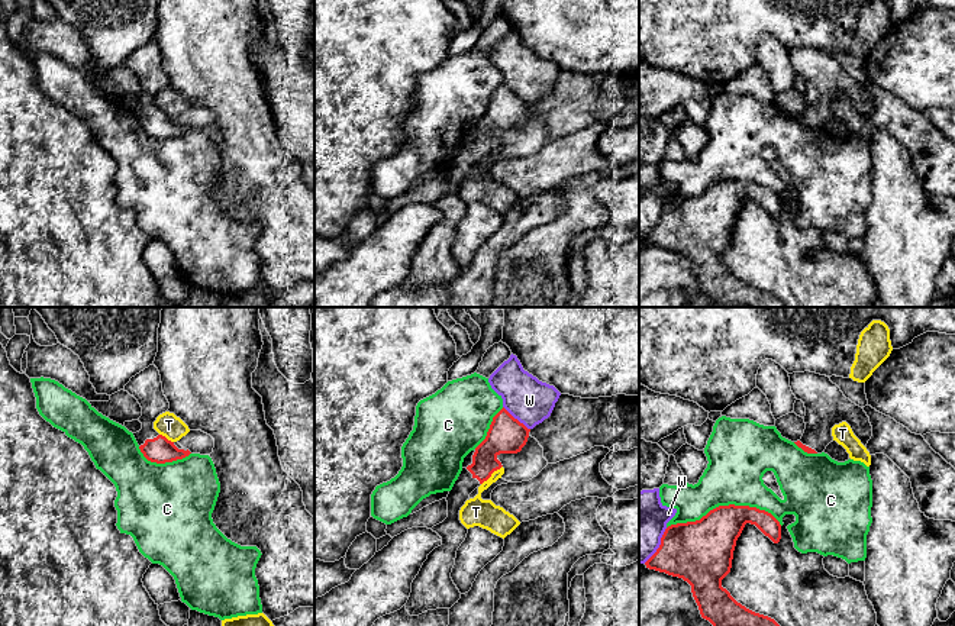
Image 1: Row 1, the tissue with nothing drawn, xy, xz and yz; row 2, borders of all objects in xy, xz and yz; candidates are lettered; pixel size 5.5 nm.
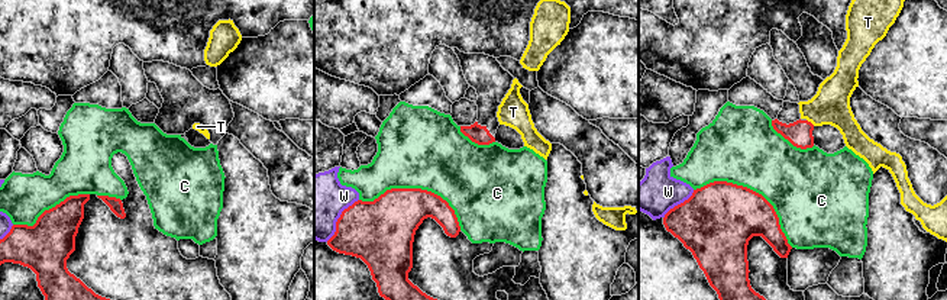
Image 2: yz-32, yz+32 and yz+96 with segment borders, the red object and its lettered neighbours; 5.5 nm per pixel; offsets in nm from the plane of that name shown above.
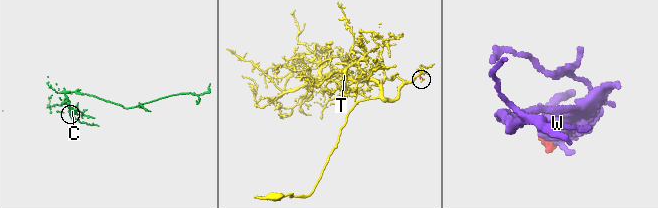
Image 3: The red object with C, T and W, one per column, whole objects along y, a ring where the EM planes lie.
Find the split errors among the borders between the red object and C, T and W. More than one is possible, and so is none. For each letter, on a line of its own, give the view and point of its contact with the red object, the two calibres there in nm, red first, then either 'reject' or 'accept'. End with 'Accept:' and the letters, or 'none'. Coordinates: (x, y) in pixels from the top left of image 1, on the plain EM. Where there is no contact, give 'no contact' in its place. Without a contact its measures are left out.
C: meets red in yz at (723, 181); 300 nm thick on the red side, 320 nm on the other; reject
T: meets red in xz at (491, 148); 200 nm thick on the red side, 160 nm on the other; reject
W: meets red in xz at (516, 94); 200 nm thick on the red side, 260 nm on the other; reject
Accept: none

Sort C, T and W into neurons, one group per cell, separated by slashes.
C / T / W

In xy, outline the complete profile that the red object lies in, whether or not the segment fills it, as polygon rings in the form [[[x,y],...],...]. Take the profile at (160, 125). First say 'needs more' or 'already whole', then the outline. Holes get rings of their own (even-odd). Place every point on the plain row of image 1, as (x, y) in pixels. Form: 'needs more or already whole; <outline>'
needs more; [[[149,41],[132,52],[123,65],[133,71],[142,83],[142,91],[139,93],[142,104],[133,112],[148,136],[165,139],[183,135],[191,129],[188,125],[178,125],[174,117],[154,104],[157,93],[170,84],[162,67],[161,51],[155,41]]]

